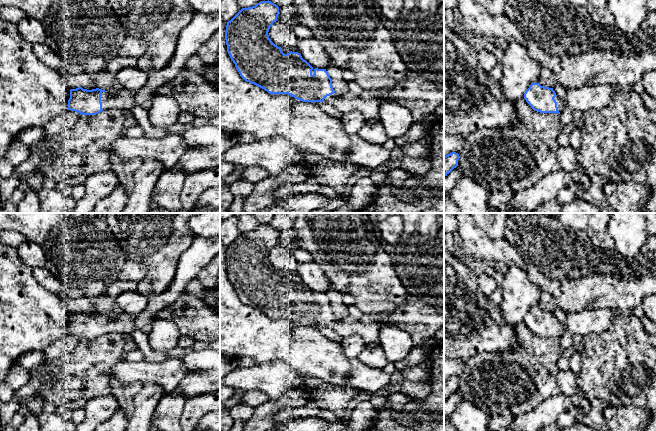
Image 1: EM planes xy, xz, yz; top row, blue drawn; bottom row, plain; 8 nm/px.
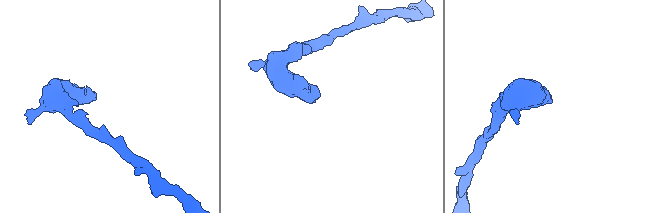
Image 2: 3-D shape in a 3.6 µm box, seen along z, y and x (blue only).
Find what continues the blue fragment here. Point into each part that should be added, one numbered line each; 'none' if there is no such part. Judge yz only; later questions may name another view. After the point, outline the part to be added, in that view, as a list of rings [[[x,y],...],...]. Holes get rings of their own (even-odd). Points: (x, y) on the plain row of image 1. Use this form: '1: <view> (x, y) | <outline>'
1: yz (560, 328) | [[[556,320],[555,322],[555,325],[557,326],[557,331],[558,331],[558,334],[559,334],[559,336],[561,337],[562,335],[563,335],[563,333],[564,333],[564,326],[563,326],[563,324],[561,324],[558,320]]]

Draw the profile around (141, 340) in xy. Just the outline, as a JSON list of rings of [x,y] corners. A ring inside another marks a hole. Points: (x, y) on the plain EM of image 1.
[[[136,329],[130,335],[137,347],[141,350],[144,361],[146,362],[163,362],[169,358],[168,353],[154,351],[148,342],[148,336],[142,330]]]

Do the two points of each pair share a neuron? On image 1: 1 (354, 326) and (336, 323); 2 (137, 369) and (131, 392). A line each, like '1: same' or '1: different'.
1: same
2: different

